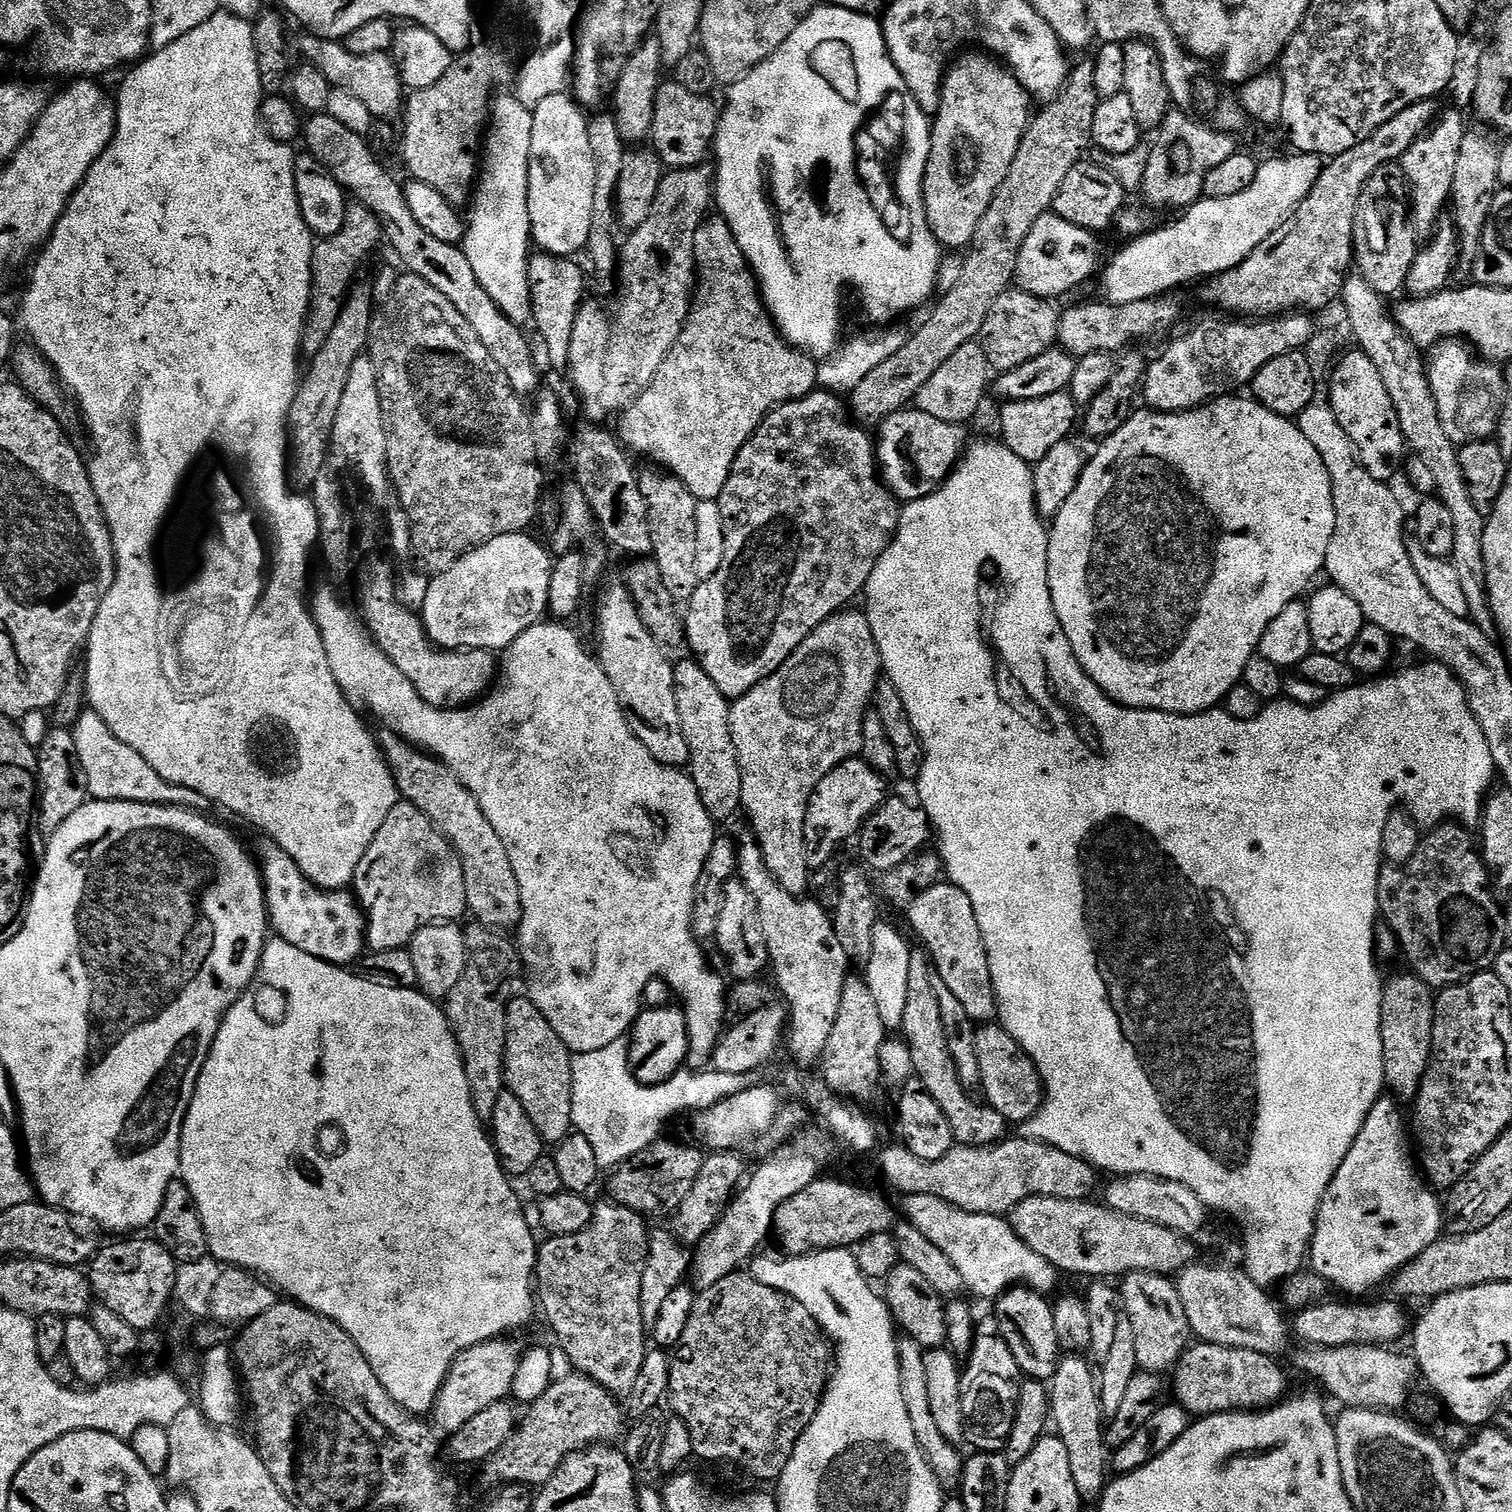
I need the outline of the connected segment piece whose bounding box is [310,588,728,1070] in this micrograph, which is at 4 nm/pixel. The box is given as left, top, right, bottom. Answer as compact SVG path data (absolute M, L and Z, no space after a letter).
M320 588L313 596L311 593L310 611L322 636L326 662L330 662L330 670L349 704L357 709L366 708L373 712L384 723L383 727L387 731L395 732L409 744L445 764L456 775L458 782L462 782L462 786L466 786L466 790L474 794L478 806L482 806L482 814L486 814L486 822L490 822L498 838L502 838L502 846L506 846L506 854L510 854L510 866L514 866L514 878L518 878L520 887L522 918L514 940L518 945L522 972L526 977L526 995L534 1002L534 1006L538 1006L538 1010L542 1010L542 1018L546 1018L546 1022L554 1026L554 1034L562 1038L569 1052L579 1054L602 1050L602 1046L610 1046L610 1042L625 1039L642 1011L640 999L643 998L648 983L655 976L661 976L680 995L679 1003L688 1023L687 1063L700 1070L707 1069L726 1028L724 1011L728 1008L728 1000L724 997L723 978L708 965L708 960L700 949L703 948L701 941L692 932L692 907L698 878L702 878L702 866L718 835L717 825L710 814L706 814L706 806L702 806L702 798L698 798L698 786L694 786L691 775L679 768L658 763L650 750L646 750L646 746L642 746L642 742L630 730L624 717L624 707L618 702L618 694L614 694L614 686L610 686L610 678L602 670L599 659L593 653L591 656L580 645L579 638L568 629L567 623L541 622L527 628L521 636L514 638L510 647L503 649L498 660L495 687L487 695L466 708L435 708L427 704L414 690L410 678L406 678L406 674L402 674L402 670L398 670L398 666L394 666L394 662L390 662L390 658L382 654L367 627L354 612L352 614L340 602L334 589Z

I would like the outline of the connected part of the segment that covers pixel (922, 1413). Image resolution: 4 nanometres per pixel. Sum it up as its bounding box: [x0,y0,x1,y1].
[899,1338,965,1490]

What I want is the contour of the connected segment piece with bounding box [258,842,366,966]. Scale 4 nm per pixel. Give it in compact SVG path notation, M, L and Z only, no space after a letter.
M271 842L261 846L258 867L264 882L264 901L268 904L268 923L279 939L298 946L298 950L306 950L306 954L314 958L341 966L352 966L365 955L364 909L351 891L329 890L311 884L294 858Z

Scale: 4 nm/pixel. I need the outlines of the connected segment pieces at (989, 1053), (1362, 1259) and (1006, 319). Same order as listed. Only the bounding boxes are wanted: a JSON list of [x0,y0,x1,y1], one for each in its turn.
[[974,1022,1044,1124],[1310,1098,1446,1298],[978,290,1060,372]]

